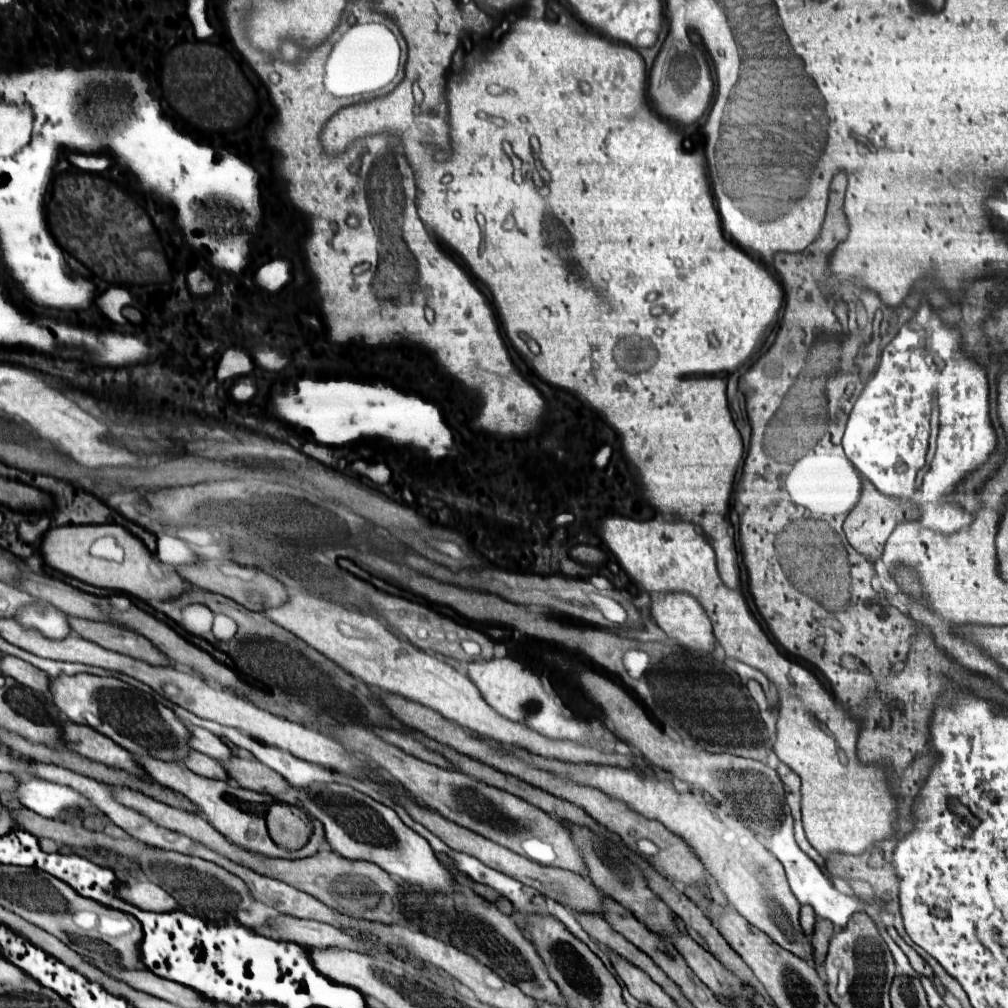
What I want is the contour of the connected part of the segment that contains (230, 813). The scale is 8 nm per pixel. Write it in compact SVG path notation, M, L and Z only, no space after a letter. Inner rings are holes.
M134 755L134 761L138 767L142 767L156 783L182 793L184 797L188 797L194 805L198 805L198 809L202 809L204 817L208 819L208 823L220 831L230 843L244 847L246 851L254 851L266 857L282 857L282 859L302 859L302 857L310 857L314 853L318 853L320 847L326 847L326 841L322 841L322 827L320 827L320 841L308 841L300 851L286 851L282 847L278 847L266 829L266 819L258 817L258 801L268 801L266 795L254 793L254 791L244 791L238 787L228 787L226 781L214 781L214 779L206 779L206 777L198 777L196 773L190 773L190 769L182 767L182 763L178 761L162 761L162 759L154 759L154 757L144 757L144 755Z

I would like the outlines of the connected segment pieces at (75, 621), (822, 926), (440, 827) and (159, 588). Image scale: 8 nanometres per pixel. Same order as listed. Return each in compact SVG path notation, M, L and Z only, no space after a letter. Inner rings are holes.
M66 615L66 619L70 621L70 629L76 631L86 641L102 645L104 649L110 649L110 651L118 651L118 653L148 661L152 665L164 665L164 655L158 649L154 649L154 645L150 645L146 637L138 633L130 633L128 629L122 629L110 623L80 619L72 615Z
M820 919L820 921L816 921L816 925L814 925L812 945L814 945L814 953L816 953L816 965L820 965L820 963L824 961L824 957L826 957L828 941L830 941L830 937L832 937L832 933L834 933L832 927L834 927L834 925L832 925L830 921L826 921L826 919Z
M402 797L398 799L400 805L404 805L404 809L408 811L410 817L414 817L418 823L422 823L428 831L432 831L436 837L440 837L450 849L454 851L462 851L462 853L468 853L476 859L480 859L482 863L490 865L492 869L498 869L518 881L522 881L524 885L528 887L534 887L538 889L542 895L546 897L552 897L554 901L558 901L560 905L564 905L566 909L572 909L572 911L578 911L578 913L592 913L592 915L604 915L604 895L582 875L578 873L572 873L572 871L566 871L566 869L558 869L558 867L546 867L546 865L538 865L518 853L510 853L510 849L506 847L500 847L498 843L492 843L490 839L486 837L478 837L476 833L470 833L468 829L462 829L460 825L454 825L452 821L446 821L442 819L442 815L430 811L430 809L424 809L424 807L418 807L414 805L408 797Z
M64 525L48 529L40 543L40 557L48 567L68 577L94 587L114 585L102 589L114 589L138 597L150 605L168 603L178 597L178 593L192 587L182 581L178 573L174 573L172 565L156 561L144 543L136 541L136 537L120 525Z

